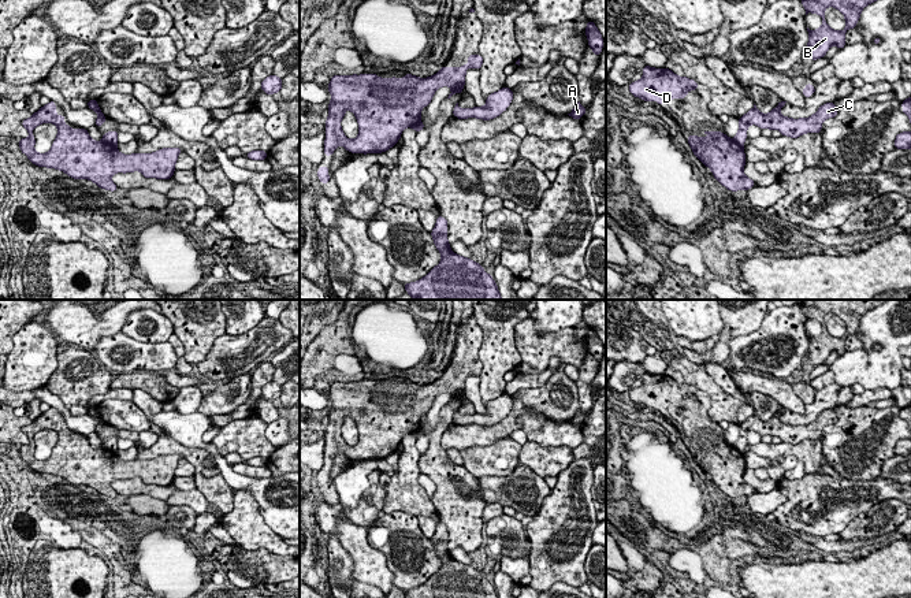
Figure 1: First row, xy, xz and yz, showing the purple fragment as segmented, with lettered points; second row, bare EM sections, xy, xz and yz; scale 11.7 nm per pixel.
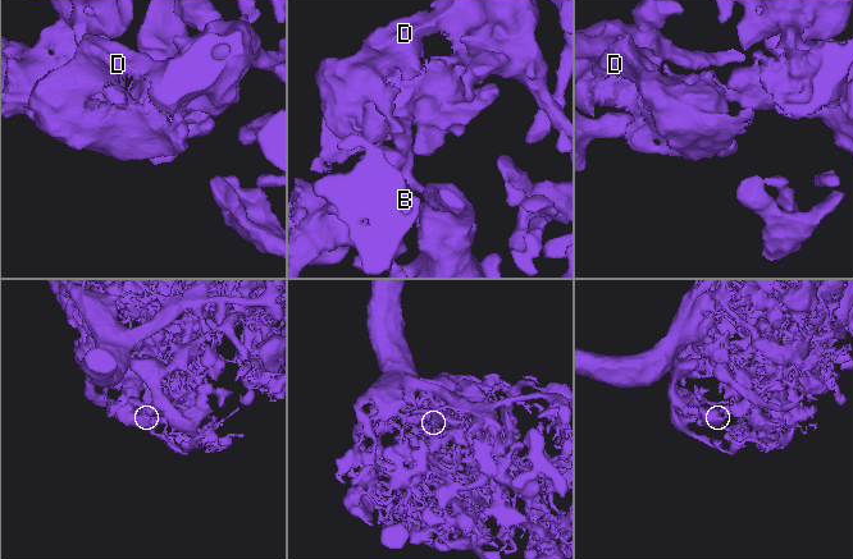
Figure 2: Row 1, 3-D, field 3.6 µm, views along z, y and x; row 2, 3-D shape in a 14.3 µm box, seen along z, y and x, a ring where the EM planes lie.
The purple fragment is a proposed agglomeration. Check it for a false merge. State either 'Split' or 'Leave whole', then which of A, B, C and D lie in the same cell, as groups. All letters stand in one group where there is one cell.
Split. Groups: A B D / C

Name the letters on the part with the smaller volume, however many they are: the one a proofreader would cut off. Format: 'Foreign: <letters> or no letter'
Foreign: C

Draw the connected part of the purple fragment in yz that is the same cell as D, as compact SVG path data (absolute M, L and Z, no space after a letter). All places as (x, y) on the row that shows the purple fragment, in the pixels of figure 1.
M643 67L643 77L629 83L629 92L651 103L669 104L670 99L684 99L688 90L698 88L698 82L687 77L678 77L669 68Z

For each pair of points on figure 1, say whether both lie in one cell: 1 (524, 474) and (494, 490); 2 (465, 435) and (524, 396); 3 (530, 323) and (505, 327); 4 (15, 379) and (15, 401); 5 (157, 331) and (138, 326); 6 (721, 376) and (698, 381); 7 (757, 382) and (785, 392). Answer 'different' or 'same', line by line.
1: same
2: different
3: different
4: different
5: same
6: different
7: same

